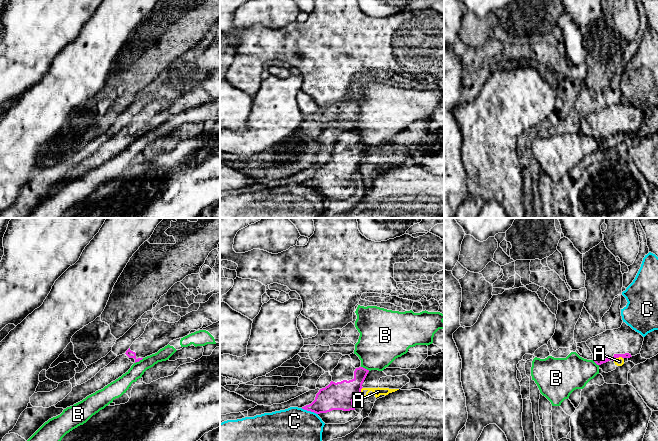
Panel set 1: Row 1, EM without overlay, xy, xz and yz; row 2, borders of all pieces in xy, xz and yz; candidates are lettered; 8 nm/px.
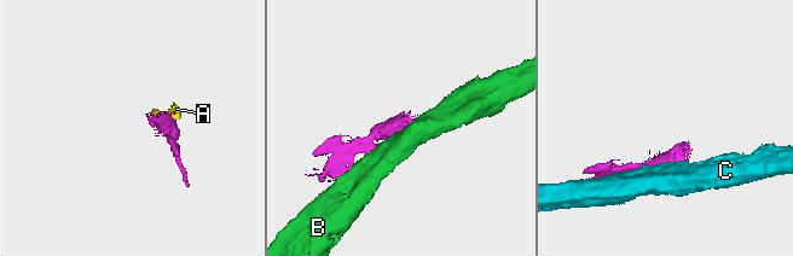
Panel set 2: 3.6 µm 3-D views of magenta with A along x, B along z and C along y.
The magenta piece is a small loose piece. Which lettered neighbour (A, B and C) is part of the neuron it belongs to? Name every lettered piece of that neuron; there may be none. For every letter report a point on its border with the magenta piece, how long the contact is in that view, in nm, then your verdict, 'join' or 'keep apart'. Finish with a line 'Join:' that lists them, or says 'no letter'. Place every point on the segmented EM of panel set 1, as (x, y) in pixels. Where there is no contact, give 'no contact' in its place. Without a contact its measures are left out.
A: meets magenta in yz at (617, 357); contact 80 nm long; keep apart
B: meets magenta in xy at (139, 360); contact 80 nm long; keep apart
C: meets magenta in xz at (309, 410); contact 140 nm long; keep apart
Join: no letter

